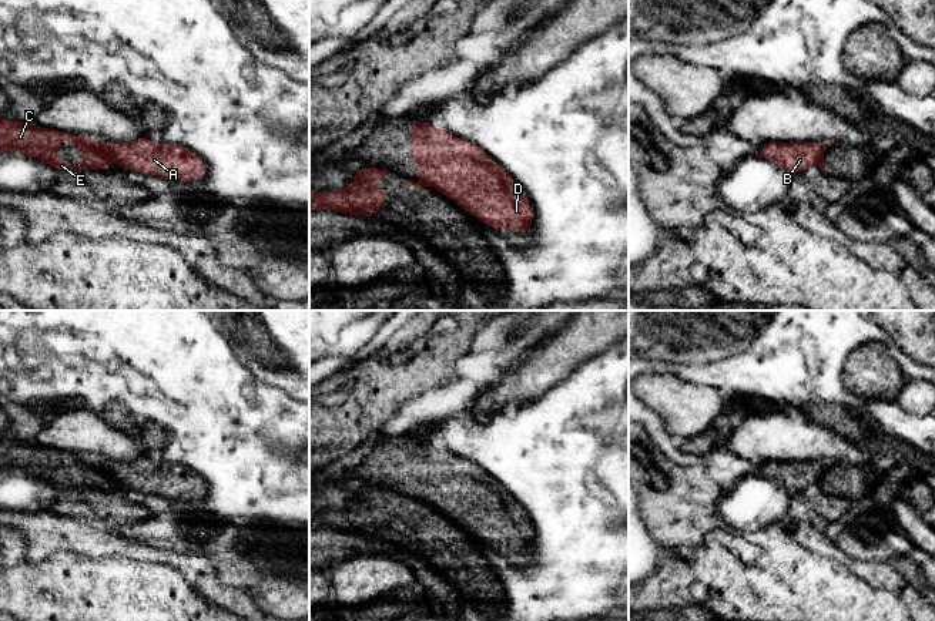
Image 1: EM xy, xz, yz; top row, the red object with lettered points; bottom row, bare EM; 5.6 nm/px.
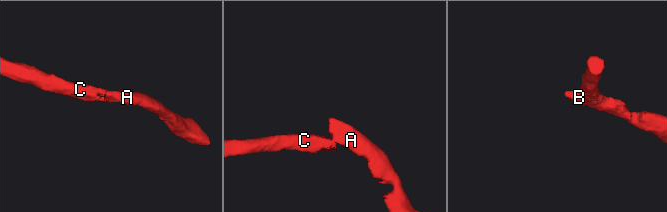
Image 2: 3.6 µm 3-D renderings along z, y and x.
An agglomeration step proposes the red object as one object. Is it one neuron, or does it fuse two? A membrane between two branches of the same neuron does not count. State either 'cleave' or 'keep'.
cleave

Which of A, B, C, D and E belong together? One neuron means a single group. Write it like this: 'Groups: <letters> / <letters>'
Groups: A B D / C E

